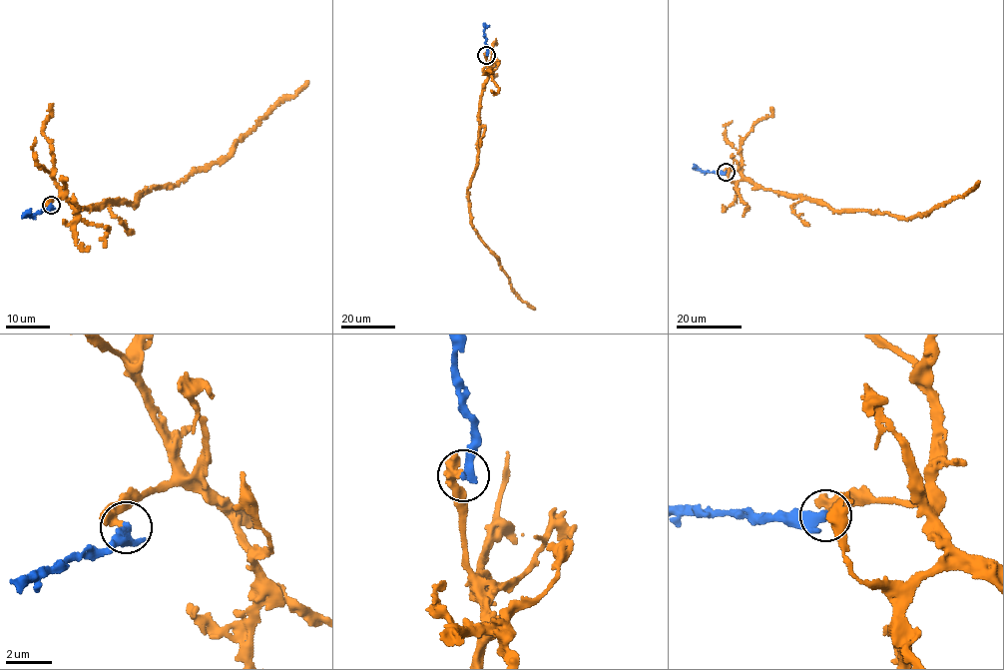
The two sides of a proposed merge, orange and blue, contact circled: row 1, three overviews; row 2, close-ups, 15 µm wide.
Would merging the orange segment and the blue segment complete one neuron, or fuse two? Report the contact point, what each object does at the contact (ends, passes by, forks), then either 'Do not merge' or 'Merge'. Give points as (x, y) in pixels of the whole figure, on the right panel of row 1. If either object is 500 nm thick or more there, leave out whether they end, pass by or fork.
Place: (726, 172). At the ring orange ends. At the ring blue ends. Do not merge

